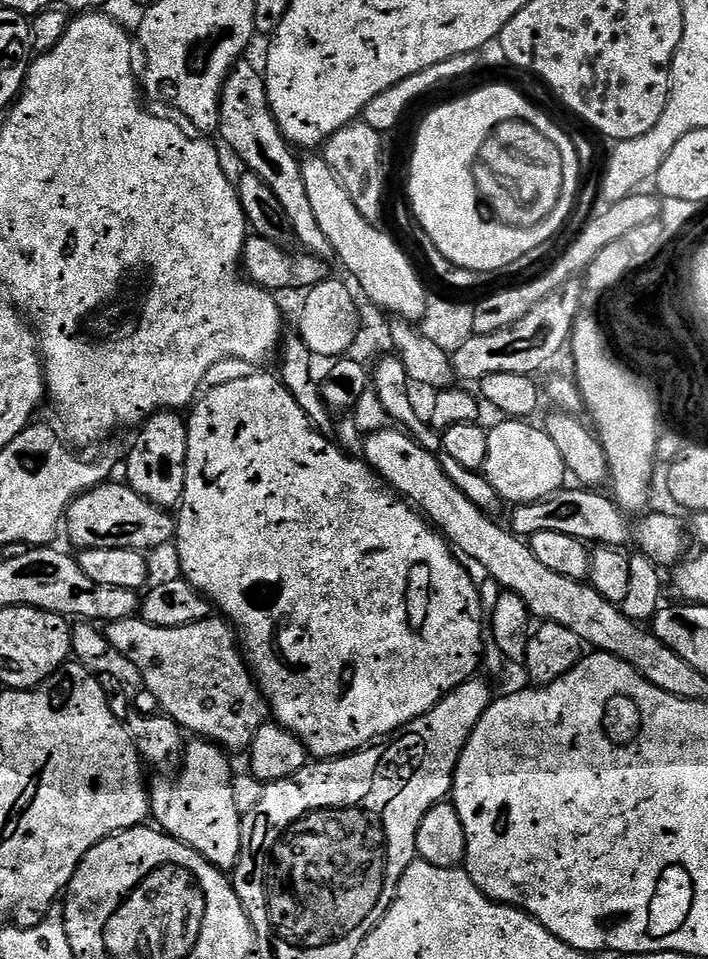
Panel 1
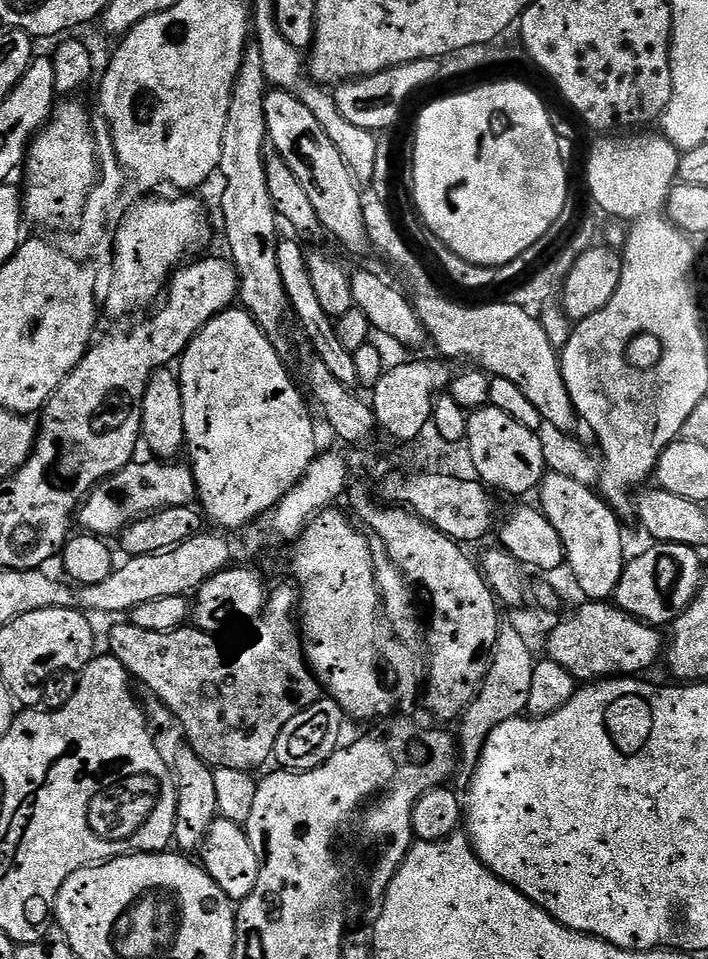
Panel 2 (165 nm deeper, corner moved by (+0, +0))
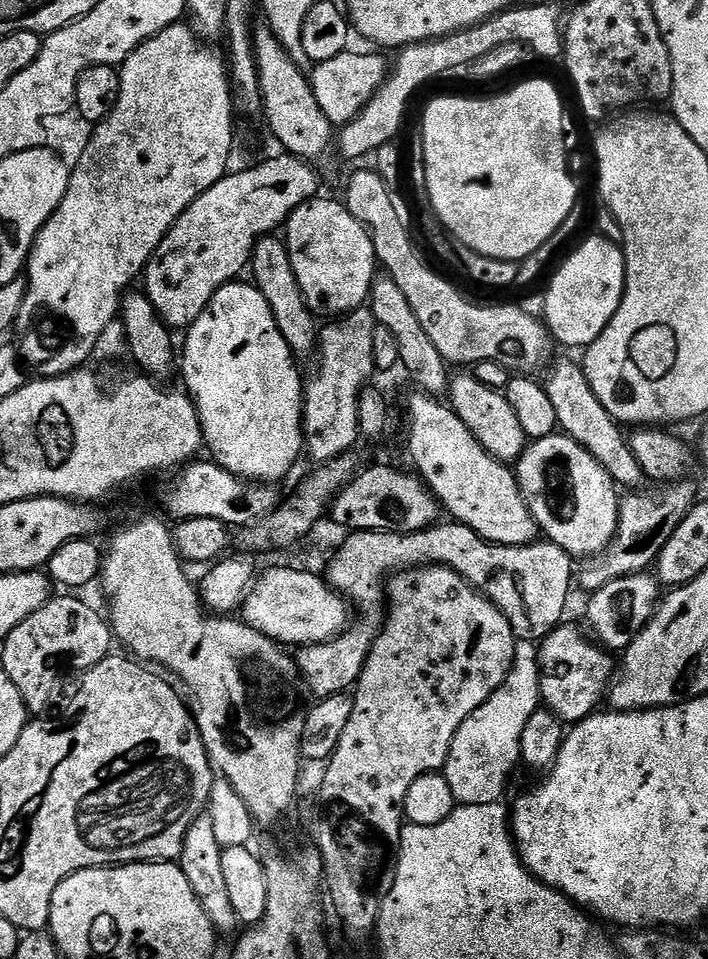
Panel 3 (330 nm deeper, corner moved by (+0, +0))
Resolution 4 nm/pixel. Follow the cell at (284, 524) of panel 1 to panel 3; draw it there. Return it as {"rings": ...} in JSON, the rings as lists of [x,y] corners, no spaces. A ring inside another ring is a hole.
{"rings":[[[233,282],[222,286],[210,298],[206,310],[202,310],[199,318],[193,322],[191,328],[187,329],[184,340],[184,352],[182,348],[182,364],[184,360],[184,384],[189,396],[192,397],[192,405],[196,408],[196,413],[200,419],[202,434],[204,435],[204,448],[210,453],[211,459],[220,464],[230,474],[242,477],[243,480],[255,480],[257,482],[280,482],[280,479],[291,470],[296,464],[296,459],[305,451],[303,412],[304,412],[304,394],[305,381],[300,381],[300,372],[296,369],[298,364],[297,357],[293,356],[286,338],[282,338],[282,330],[278,330],[278,322],[274,322],[274,314],[270,310],[270,302],[262,298],[256,285],[251,282]]]}

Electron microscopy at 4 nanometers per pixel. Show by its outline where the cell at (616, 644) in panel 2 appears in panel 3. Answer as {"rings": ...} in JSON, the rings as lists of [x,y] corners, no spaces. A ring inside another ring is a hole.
{"rings":[[[561,623],[560,627],[539,641],[538,649],[540,699],[543,707],[565,725],[571,726],[591,716],[605,703],[614,679],[614,667],[611,660],[613,657],[601,645],[587,635],[584,637],[574,625],[568,623]]]}

